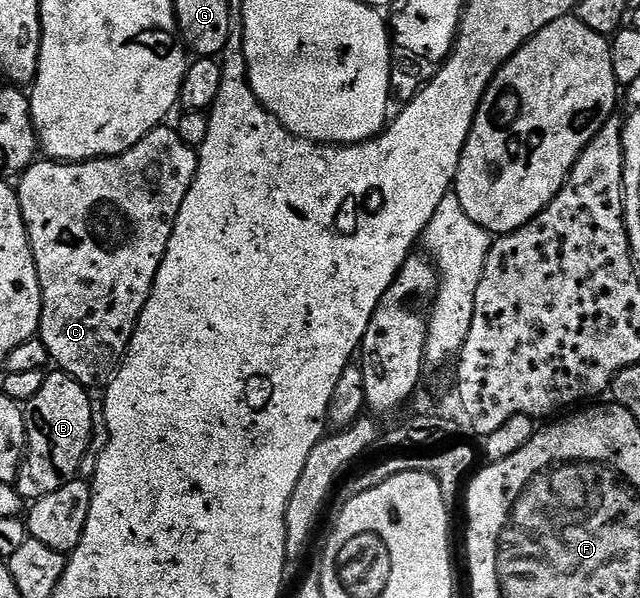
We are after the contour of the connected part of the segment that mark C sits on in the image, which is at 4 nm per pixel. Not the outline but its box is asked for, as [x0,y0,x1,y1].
[16,126,198,389]

